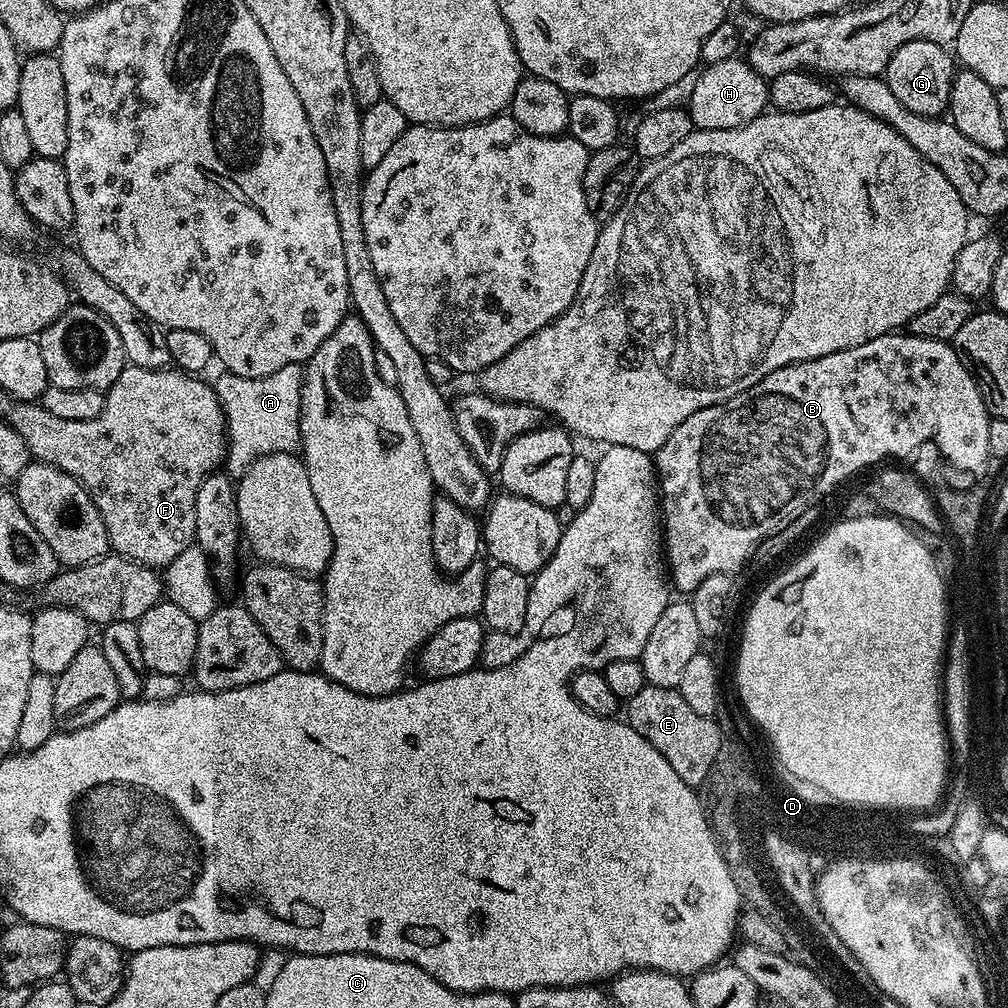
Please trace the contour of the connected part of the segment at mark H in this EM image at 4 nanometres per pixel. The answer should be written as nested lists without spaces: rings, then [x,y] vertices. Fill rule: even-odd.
[[[733,58],[723,60],[717,64],[707,65],[696,76],[694,82],[694,94],[690,94],[687,102],[688,113],[692,115],[693,125],[697,129],[706,130],[730,130],[731,128],[741,128],[754,118],[764,115],[769,107],[768,85],[769,81],[765,77],[759,76],[747,59]]]

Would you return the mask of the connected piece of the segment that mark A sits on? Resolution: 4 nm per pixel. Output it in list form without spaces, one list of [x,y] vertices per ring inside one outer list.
[[[282,366],[282,370],[274,370],[274,374],[266,374],[266,378],[242,378],[227,370],[221,373],[214,380],[214,387],[224,407],[224,427],[228,430],[227,471],[239,478],[254,461],[271,452],[295,453],[300,447],[303,367]]]

